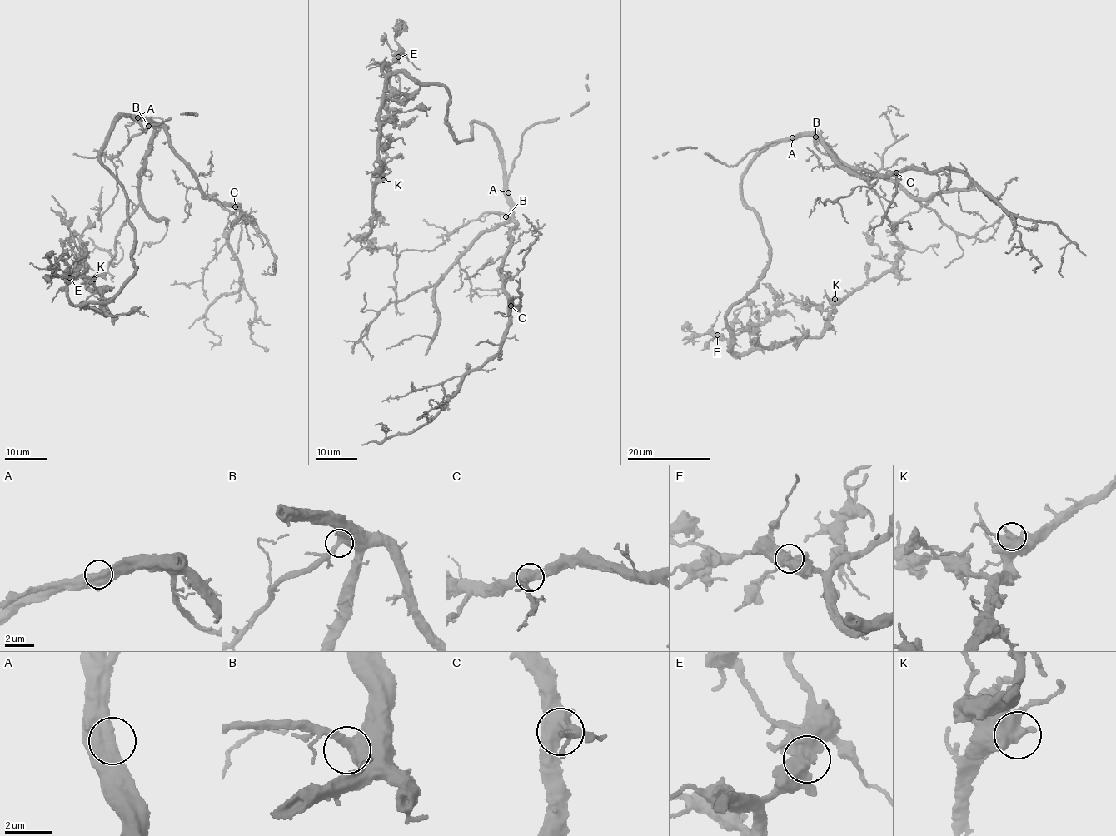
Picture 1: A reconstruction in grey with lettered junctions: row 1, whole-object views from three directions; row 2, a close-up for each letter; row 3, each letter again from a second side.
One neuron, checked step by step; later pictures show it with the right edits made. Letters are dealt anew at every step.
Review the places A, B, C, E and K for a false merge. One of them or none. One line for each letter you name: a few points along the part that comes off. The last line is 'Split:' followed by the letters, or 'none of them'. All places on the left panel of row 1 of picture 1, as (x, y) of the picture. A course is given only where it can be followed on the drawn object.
Split: none of them

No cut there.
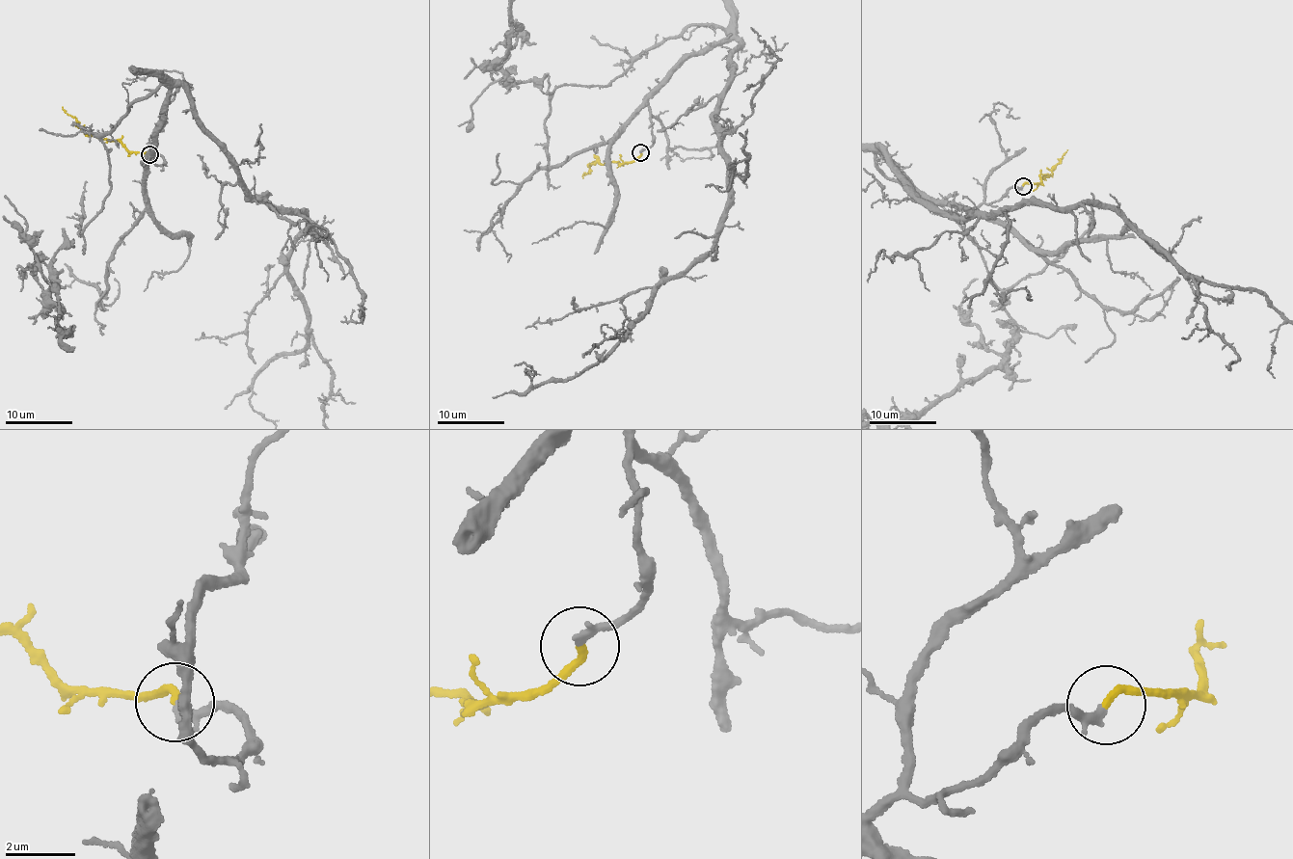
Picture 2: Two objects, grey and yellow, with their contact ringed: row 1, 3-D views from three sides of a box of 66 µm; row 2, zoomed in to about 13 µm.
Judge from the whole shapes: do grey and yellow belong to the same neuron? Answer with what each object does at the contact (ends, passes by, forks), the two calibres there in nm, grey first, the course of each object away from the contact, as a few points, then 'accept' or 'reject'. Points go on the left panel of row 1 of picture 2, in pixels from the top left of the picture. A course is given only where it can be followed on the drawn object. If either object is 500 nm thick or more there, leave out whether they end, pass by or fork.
grey passes by; yellow ends there; 150 nm thick on the grey side, 220 nm on the other; yellow runs (149, 154), (131, 152), (117, 141), (87, 134), (62, 106); accept

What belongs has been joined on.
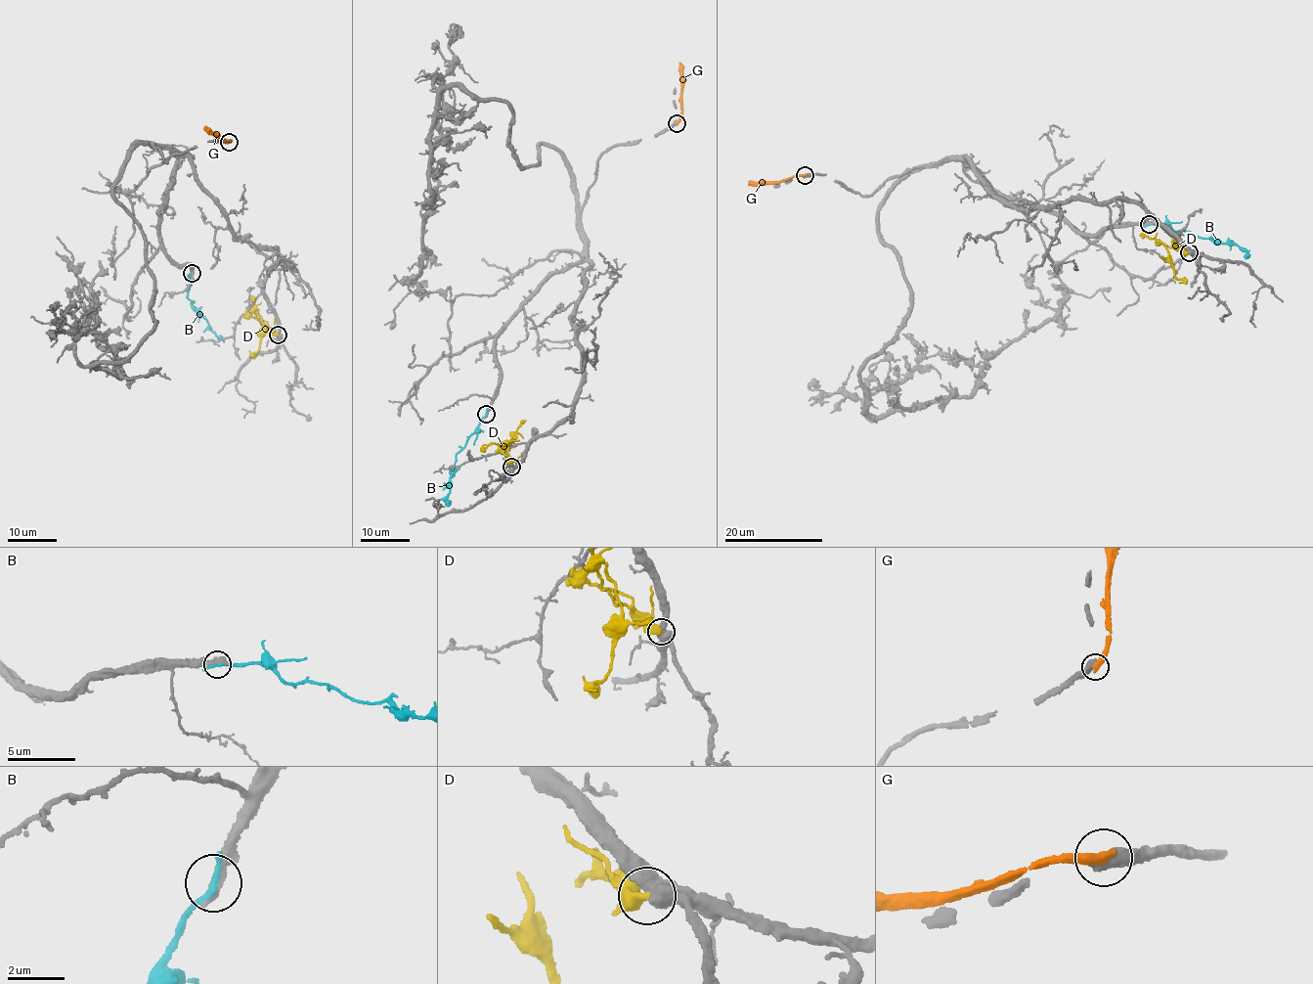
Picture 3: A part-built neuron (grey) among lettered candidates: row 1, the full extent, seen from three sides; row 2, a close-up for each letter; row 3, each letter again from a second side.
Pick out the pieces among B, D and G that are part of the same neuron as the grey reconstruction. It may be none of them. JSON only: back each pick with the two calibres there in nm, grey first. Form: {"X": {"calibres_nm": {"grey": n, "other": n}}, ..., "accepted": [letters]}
{"accepted": []}

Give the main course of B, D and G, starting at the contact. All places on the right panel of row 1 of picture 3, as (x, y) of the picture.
B: (1149, 224), (1164, 223), (1198, 237), (1235, 243), (1247, 251), (1245, 259)
D: (1188, 252), (1164, 245), (1174, 273), (1178, 279), (1184, 278)
G: (805, 174), (755, 184), (749, 181)

